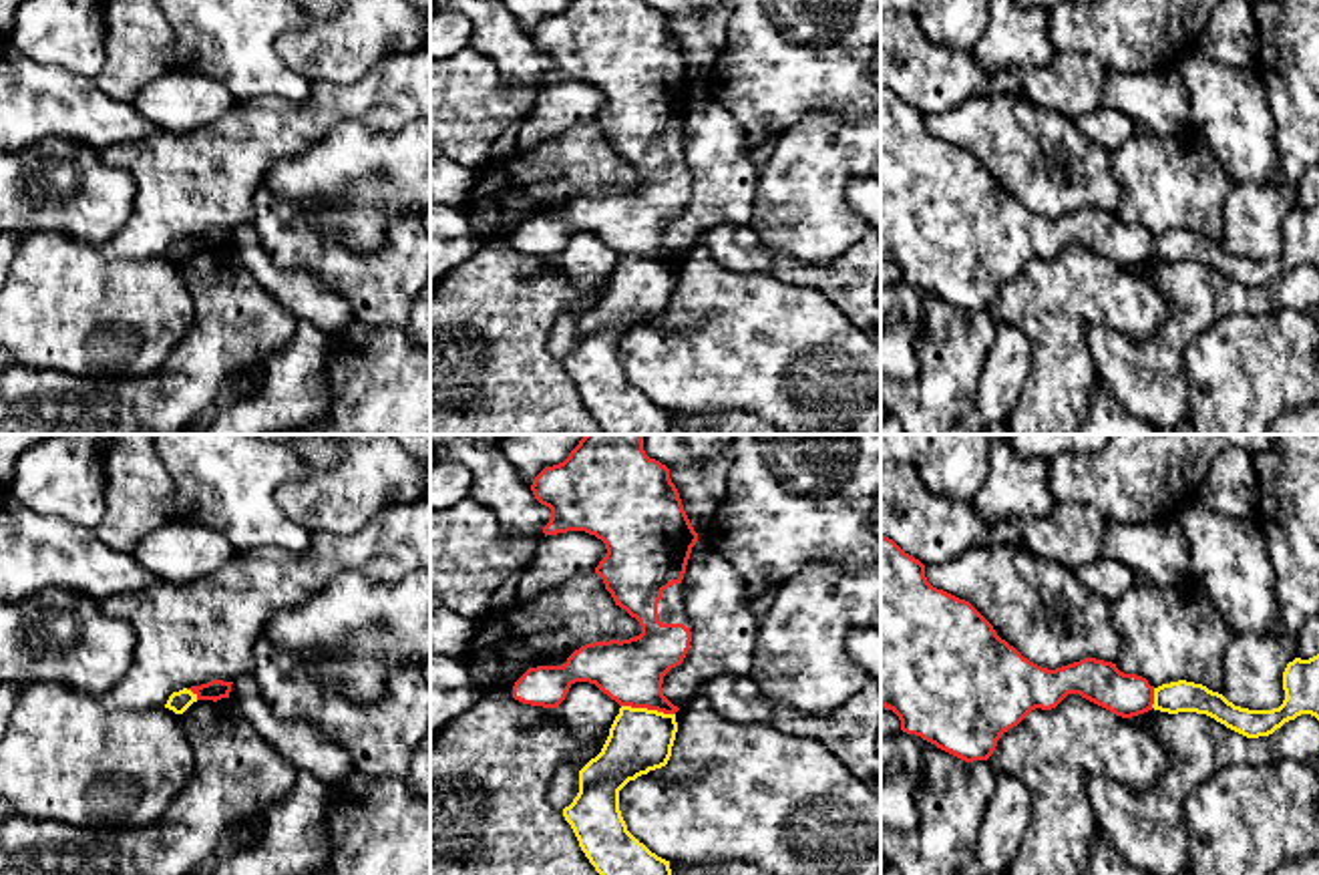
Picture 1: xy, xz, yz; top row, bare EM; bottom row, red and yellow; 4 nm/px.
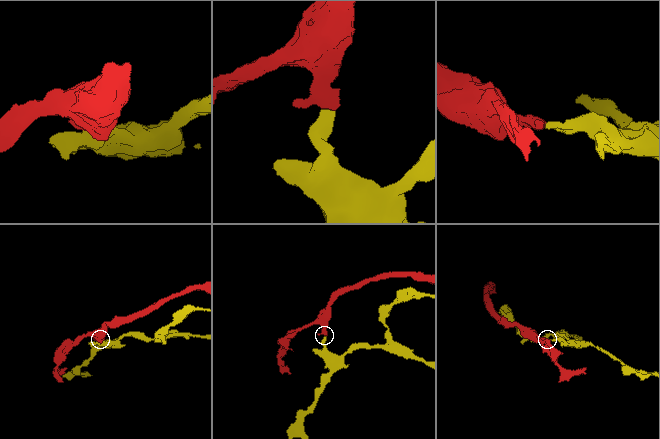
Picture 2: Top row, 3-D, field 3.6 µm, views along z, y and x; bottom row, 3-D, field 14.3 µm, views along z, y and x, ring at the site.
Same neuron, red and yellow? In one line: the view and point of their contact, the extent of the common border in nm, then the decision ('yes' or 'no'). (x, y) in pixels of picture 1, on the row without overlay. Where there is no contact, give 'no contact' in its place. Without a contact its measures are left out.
meets red in xz at (648, 258); contact 220 nm long; no

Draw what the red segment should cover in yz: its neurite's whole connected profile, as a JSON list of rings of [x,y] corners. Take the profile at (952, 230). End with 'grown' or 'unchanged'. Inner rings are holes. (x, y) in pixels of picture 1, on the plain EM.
[[[881,82],[881,255],[899,266],[903,282],[965,312],[987,310],[1003,282],[1035,257],[1056,257],[1068,243],[1122,268],[1154,253],[1154,235],[1112,211],[1084,207],[1056,219],[1029,211],[969,151],[933,137],[925,115]]] | unchanged

